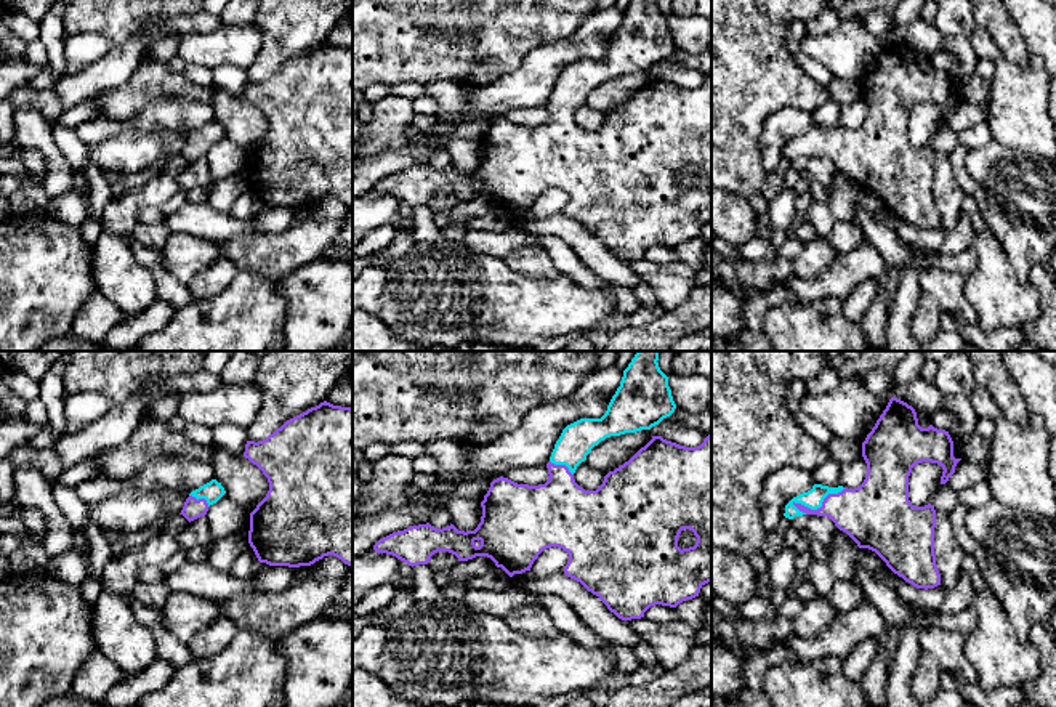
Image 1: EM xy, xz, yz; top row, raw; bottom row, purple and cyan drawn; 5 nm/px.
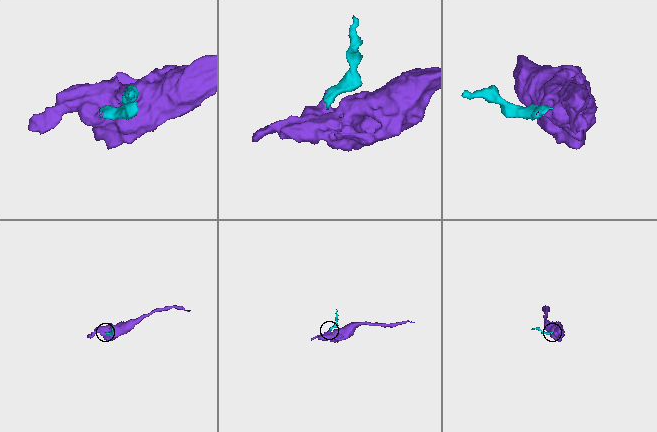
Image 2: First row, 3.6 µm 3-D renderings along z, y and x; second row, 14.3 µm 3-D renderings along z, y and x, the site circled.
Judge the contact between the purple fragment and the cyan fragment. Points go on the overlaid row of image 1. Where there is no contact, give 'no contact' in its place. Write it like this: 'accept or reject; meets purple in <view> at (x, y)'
accept; meets purple in yz at (821, 507)

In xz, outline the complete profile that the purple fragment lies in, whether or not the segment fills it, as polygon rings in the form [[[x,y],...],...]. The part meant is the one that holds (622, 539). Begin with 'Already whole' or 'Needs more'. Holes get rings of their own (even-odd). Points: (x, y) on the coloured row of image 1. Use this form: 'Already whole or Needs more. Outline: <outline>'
Needs more. Outline: [[[638,351],[635,354],[601,418],[580,418],[562,430],[546,463],[550,476],[545,484],[518,484],[500,476],[490,483],[481,502],[482,516],[474,531],[458,531],[453,524],[437,529],[426,523],[380,539],[373,550],[393,555],[412,568],[428,564],[437,551],[449,551],[458,561],[487,556],[497,568],[513,577],[530,571],[543,550],[558,547],[569,555],[564,574],[596,595],[622,620],[641,619],[655,604],[676,608],[679,603],[699,596],[700,588],[711,582],[711,434],[697,447],[686,447],[662,436],[652,436],[628,462],[609,471],[596,491],[585,491],[574,479],[577,467],[586,460],[586,455],[601,441],[611,436],[651,430],[675,412],[676,404],[668,386],[668,377],[657,362],[659,353]],[[683,529],[691,529],[697,537],[694,547],[683,550],[678,547]]]

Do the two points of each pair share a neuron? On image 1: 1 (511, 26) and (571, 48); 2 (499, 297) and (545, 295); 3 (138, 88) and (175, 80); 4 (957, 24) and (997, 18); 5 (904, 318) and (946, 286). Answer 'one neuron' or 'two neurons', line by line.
1: two neurons
2: one neuron
3: one neuron
4: two neurons
5: two neurons

